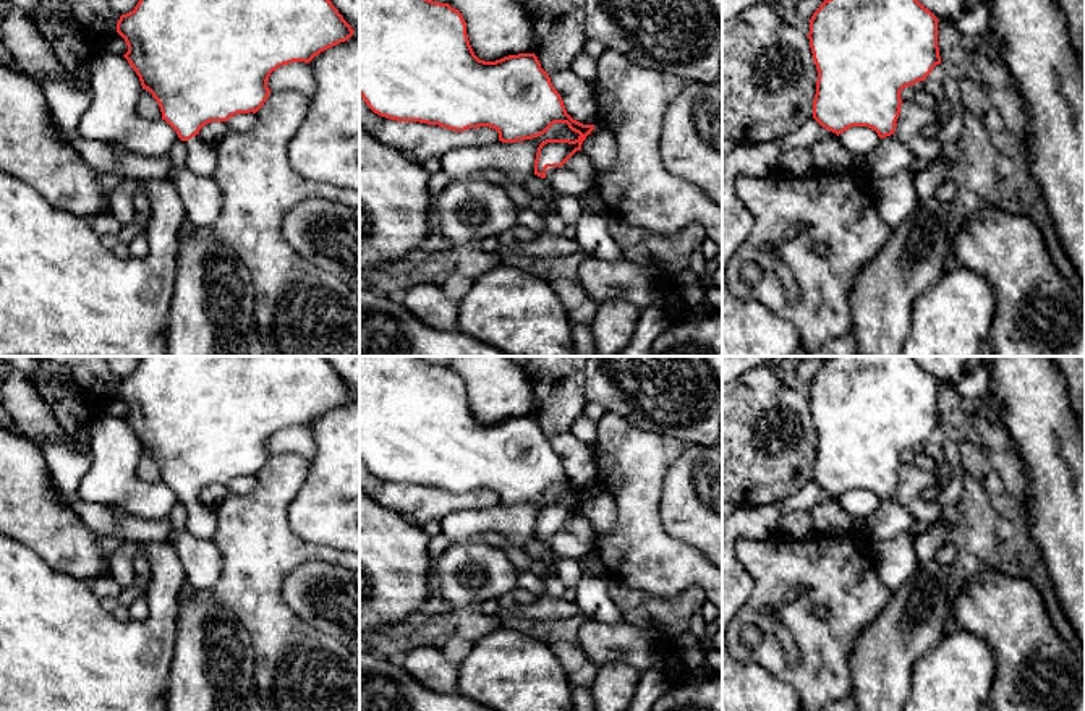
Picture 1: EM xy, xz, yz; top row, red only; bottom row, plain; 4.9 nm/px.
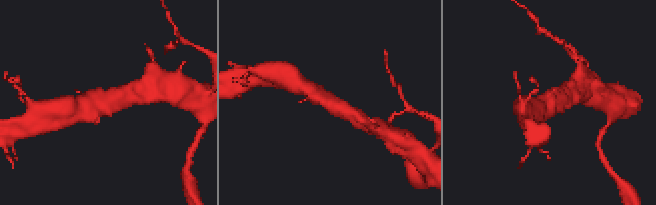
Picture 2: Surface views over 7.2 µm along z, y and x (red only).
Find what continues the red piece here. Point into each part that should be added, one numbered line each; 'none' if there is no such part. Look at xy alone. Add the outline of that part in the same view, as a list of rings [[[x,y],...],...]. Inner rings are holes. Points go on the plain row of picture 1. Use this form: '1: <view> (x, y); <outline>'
1: xy (201, 522); [[[199,497],[185,504],[185,507],[186,530],[201,539],[212,539],[217,528],[215,513],[207,505],[204,505]]]

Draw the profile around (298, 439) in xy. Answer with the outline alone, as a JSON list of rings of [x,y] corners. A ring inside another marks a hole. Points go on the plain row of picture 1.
[[[293,424],[279,429],[270,436],[267,442],[270,453],[296,453],[306,460],[313,460],[316,455],[316,441],[313,431],[304,424]]]

